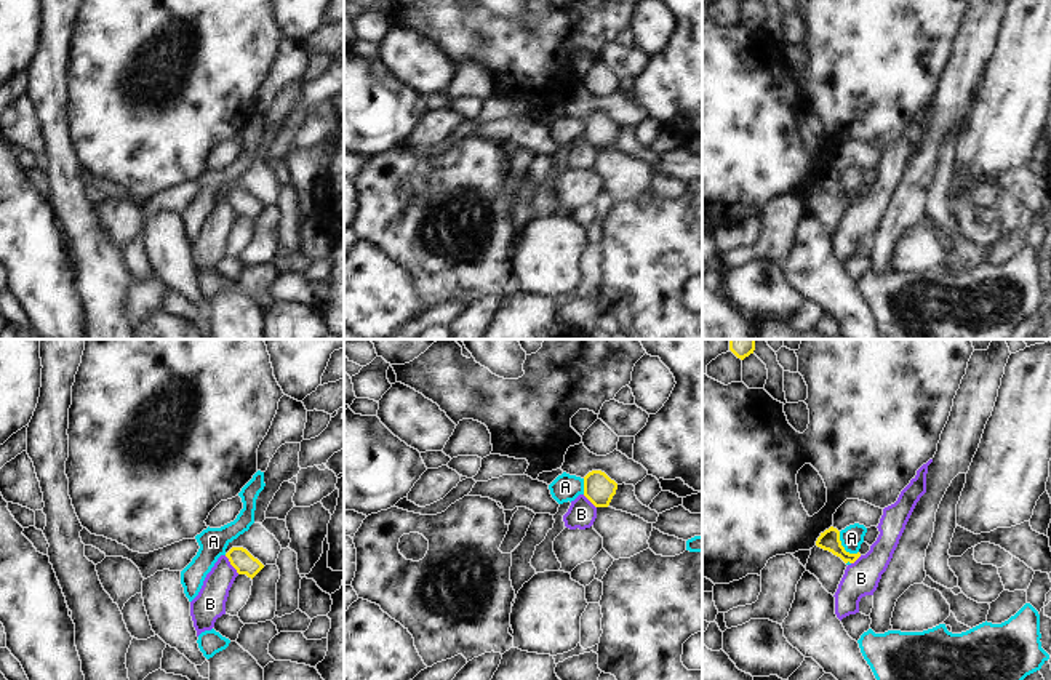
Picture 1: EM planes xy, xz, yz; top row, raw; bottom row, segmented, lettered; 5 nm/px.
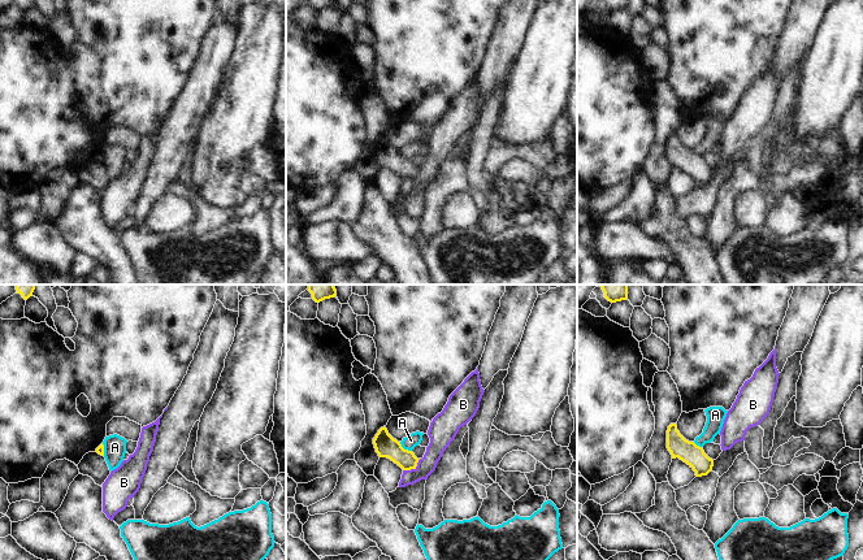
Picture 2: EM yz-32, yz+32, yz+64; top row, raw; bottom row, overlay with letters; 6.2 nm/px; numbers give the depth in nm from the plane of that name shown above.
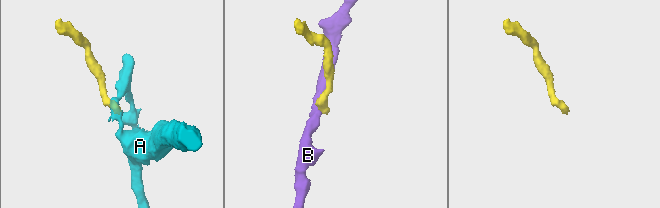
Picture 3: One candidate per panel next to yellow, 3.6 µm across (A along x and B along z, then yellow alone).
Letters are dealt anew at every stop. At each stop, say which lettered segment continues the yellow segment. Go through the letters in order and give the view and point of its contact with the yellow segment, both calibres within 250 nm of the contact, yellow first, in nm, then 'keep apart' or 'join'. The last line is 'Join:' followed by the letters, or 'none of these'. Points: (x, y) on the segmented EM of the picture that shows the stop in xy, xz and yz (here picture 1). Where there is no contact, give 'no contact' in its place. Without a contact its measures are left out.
A: yz (842, 546) | 100/120 nm | keep apart
B: xy (231, 564) | 110/160 nm | keep apart
Join: none of these

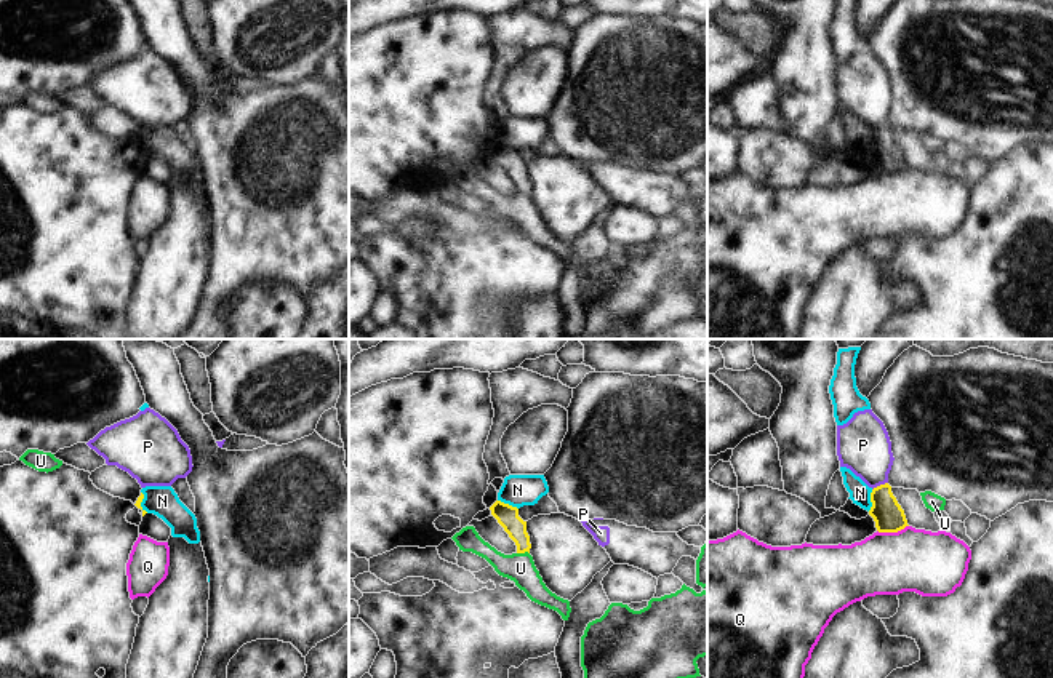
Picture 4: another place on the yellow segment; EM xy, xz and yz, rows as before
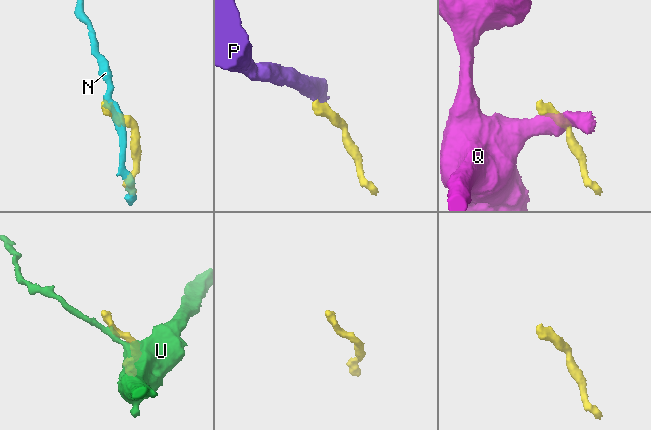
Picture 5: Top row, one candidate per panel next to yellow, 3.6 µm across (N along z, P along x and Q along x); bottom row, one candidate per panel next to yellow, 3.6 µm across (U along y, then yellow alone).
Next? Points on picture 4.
N: yz (871, 501) | 150/110 nm | keep apart
P: yz (880, 485) | 150/280 nm | keep apart
Q: yz (892, 531) | 150/320 nm | keep apart
U: xz (522, 552) | 110/150 nm | keep apart
Join: none of these

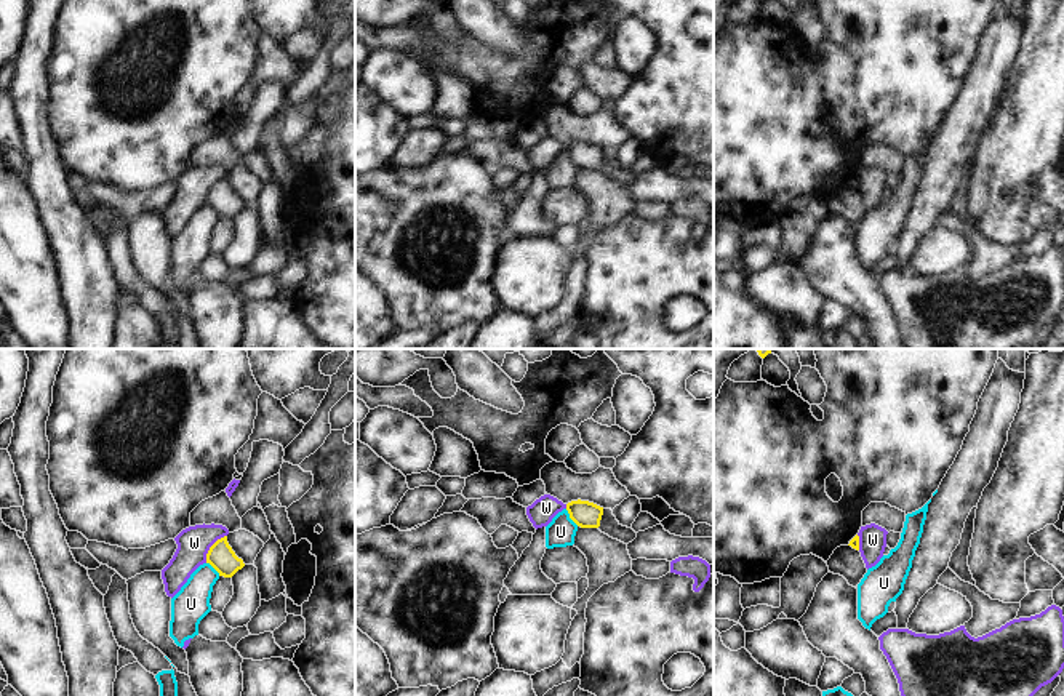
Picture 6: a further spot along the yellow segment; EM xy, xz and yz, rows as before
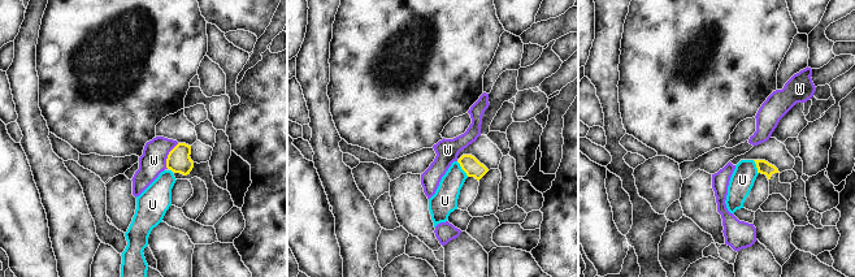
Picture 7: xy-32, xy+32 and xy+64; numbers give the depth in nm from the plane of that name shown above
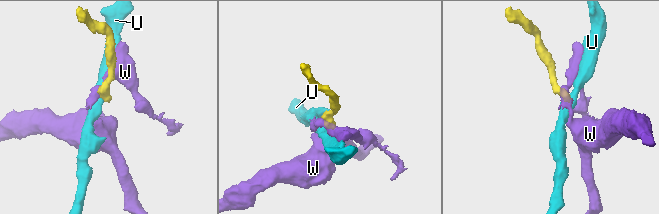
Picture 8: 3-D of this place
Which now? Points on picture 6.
U: xz (570, 517) | 140/150 nm | keep apart
W: xy (210, 548) | 140/160 nm | keep apart
Join: none of these

